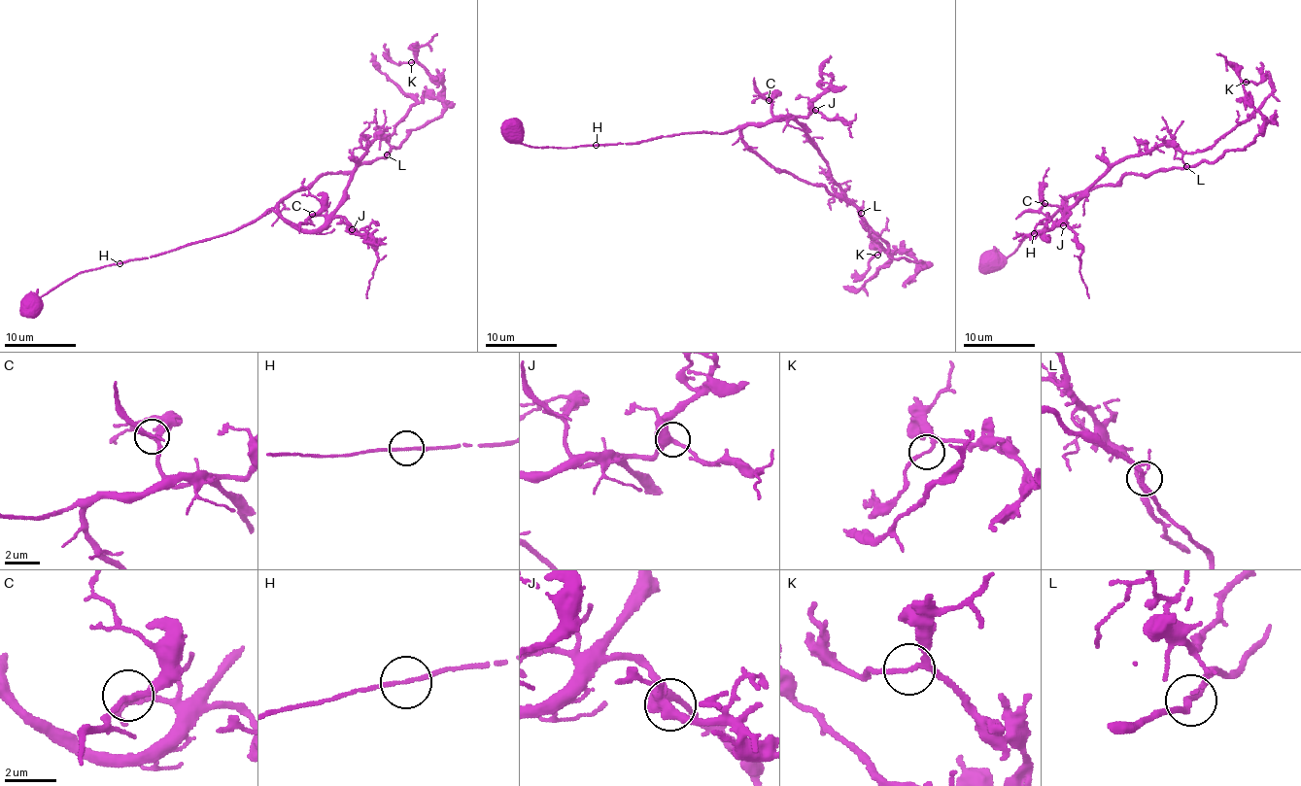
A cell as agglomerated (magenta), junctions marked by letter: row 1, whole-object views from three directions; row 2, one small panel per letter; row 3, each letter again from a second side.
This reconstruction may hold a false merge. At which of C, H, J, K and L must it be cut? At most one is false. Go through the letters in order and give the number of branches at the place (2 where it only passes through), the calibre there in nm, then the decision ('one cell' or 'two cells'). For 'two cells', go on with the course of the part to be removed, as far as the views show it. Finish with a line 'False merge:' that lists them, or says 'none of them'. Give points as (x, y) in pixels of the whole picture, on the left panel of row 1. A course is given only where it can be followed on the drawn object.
C: branches 3; calibre 200 nm; one cell
H: branches 2; calibre 140 nm; one cell
J: branches 3; calibre 440 nm; one cell
K: branches 3; calibre 150 nm; one cell
L: branches 3; calibre 200 nm; one cell
False merge: none of them

